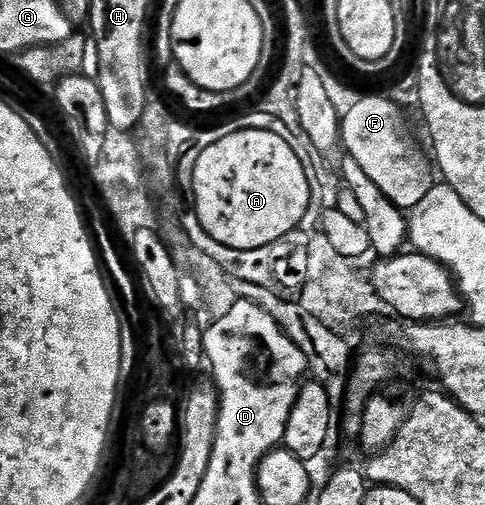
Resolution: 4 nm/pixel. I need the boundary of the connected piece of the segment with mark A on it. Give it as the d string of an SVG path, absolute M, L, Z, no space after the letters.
M249 128L247 131L230 133L227 137L222 137L219 141L213 143L202 153L197 160L197 167L193 171L193 189L191 191L195 199L195 215L199 218L199 223L203 226L203 235L208 239L217 241L221 245L229 245L229 249L261 249L268 247L273 242L281 241L287 233L293 233L299 229L305 211L309 208L310 203L310 185L306 177L305 167L301 163L301 156L289 147L289 143L277 137L277 133L265 131L261 128Z

